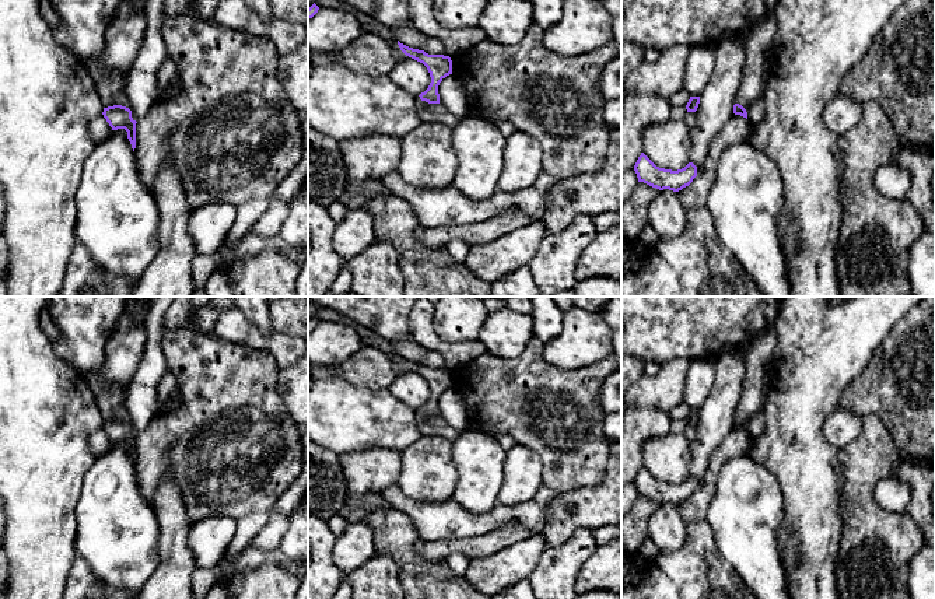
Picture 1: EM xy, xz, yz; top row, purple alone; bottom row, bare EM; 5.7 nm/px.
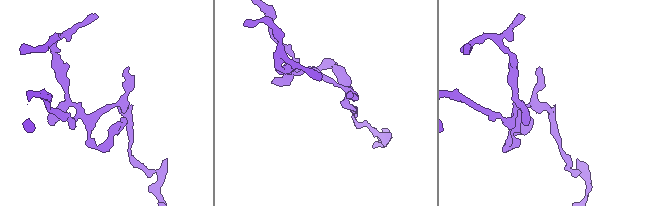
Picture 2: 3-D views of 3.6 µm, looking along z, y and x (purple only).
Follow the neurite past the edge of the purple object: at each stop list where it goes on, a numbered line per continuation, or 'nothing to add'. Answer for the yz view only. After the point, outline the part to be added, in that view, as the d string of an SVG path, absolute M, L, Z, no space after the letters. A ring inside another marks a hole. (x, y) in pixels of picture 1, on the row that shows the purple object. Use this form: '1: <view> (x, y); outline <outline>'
1: yz (760, 41); outline M774 13L759 21L750 32L746 43L746 66L742 83L735 95L735 104L749 108L764 91L764 80L768 70L768 53L775 35Z

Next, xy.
1: xy (111, 87); outline M98 55L99 56L99 55ZM98 56L87 62L90 74L95 81L98 95L102 101L104 108L122 105L130 109L130 102L126 94L126 73L106 71Z

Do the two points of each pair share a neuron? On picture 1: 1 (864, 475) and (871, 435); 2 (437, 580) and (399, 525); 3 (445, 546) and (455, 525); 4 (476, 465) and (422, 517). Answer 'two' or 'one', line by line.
1: one
2: one
3: two
4: two

